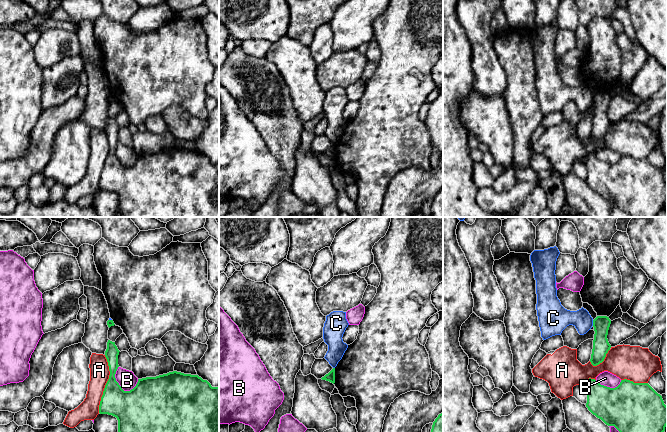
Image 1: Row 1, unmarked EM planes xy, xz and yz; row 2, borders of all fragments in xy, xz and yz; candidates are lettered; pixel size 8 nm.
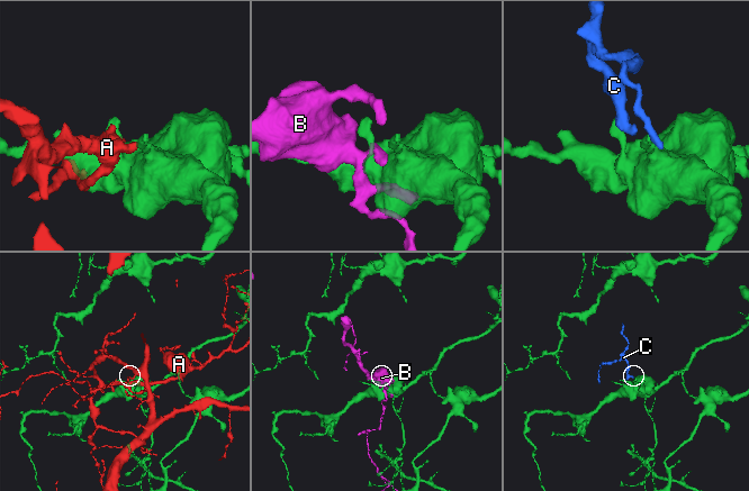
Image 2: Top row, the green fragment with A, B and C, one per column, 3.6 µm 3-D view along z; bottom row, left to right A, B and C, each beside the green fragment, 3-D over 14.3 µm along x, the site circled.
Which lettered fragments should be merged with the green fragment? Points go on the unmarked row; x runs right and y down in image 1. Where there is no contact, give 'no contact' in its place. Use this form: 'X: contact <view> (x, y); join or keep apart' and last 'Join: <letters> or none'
A: contact xy (106, 160); keep apart
B: contact xy (116, 157); keep apart
C: contact yz (593, 99); keep apart
Join: none

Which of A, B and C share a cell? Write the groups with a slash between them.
A C / B

